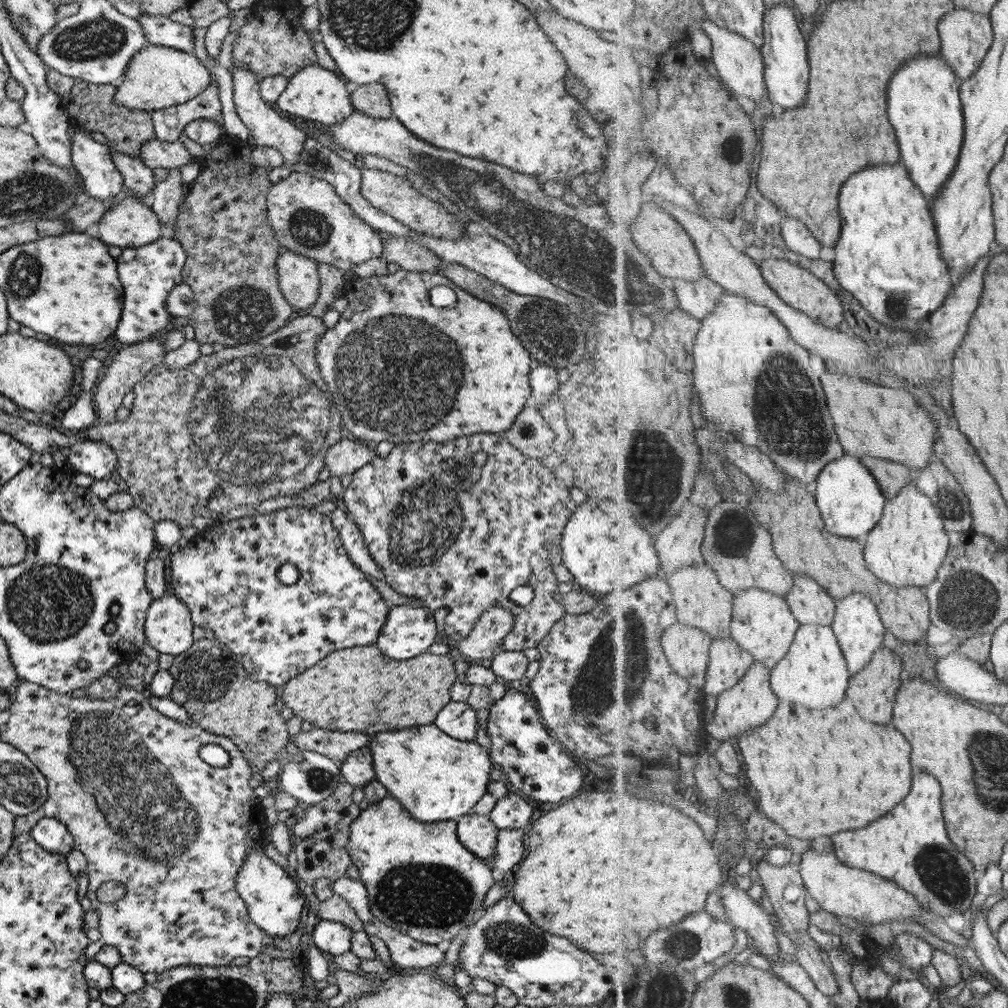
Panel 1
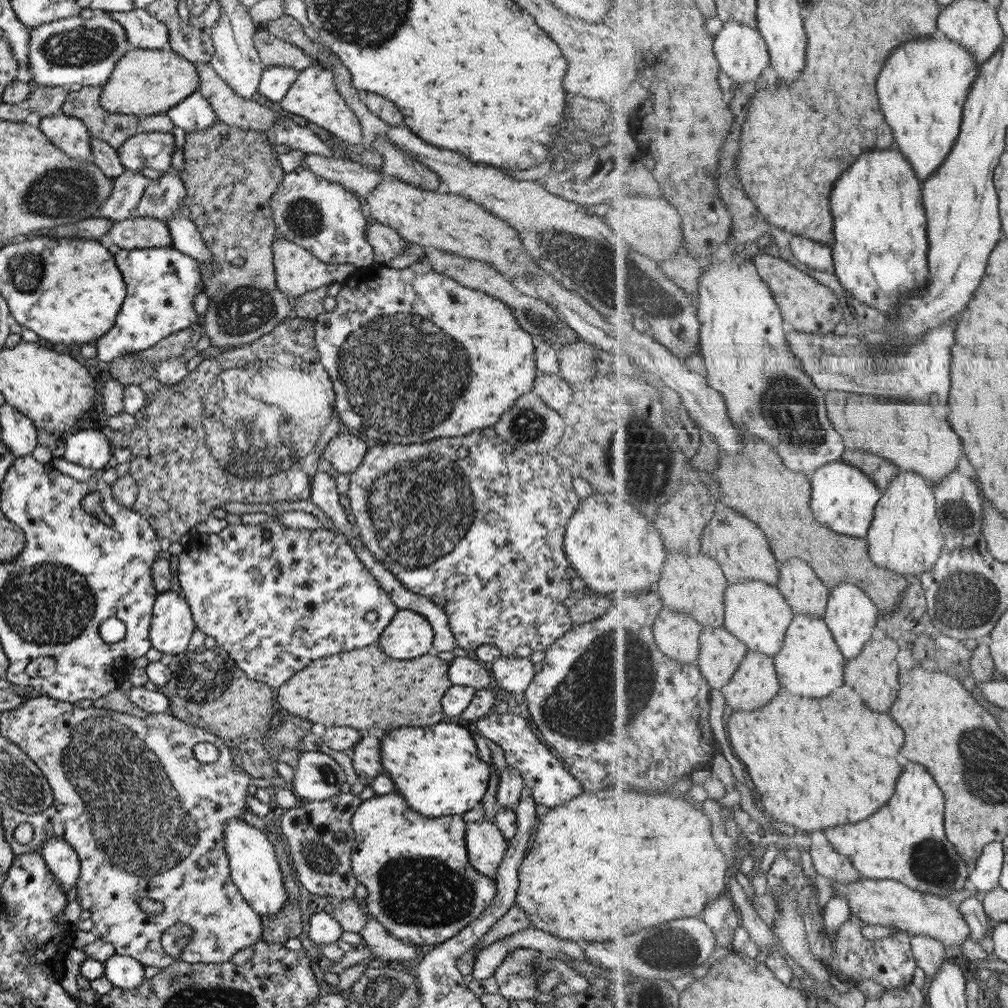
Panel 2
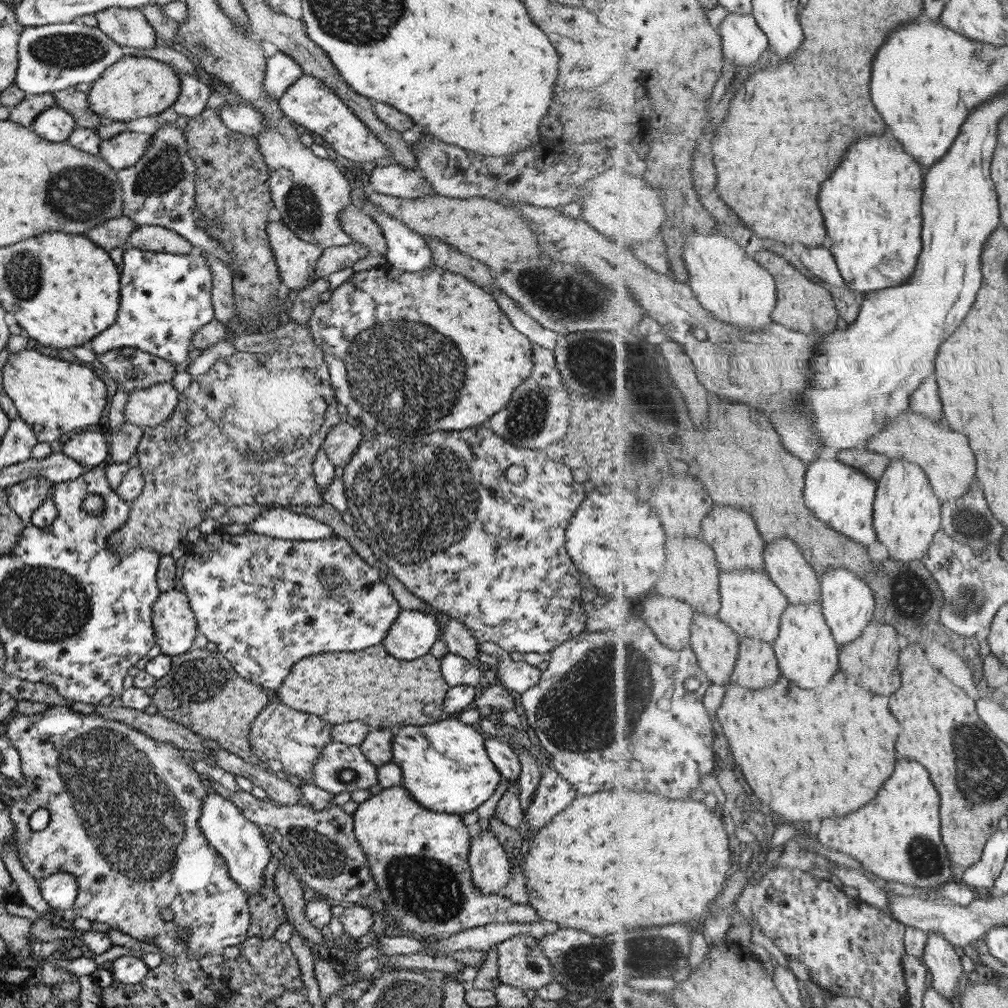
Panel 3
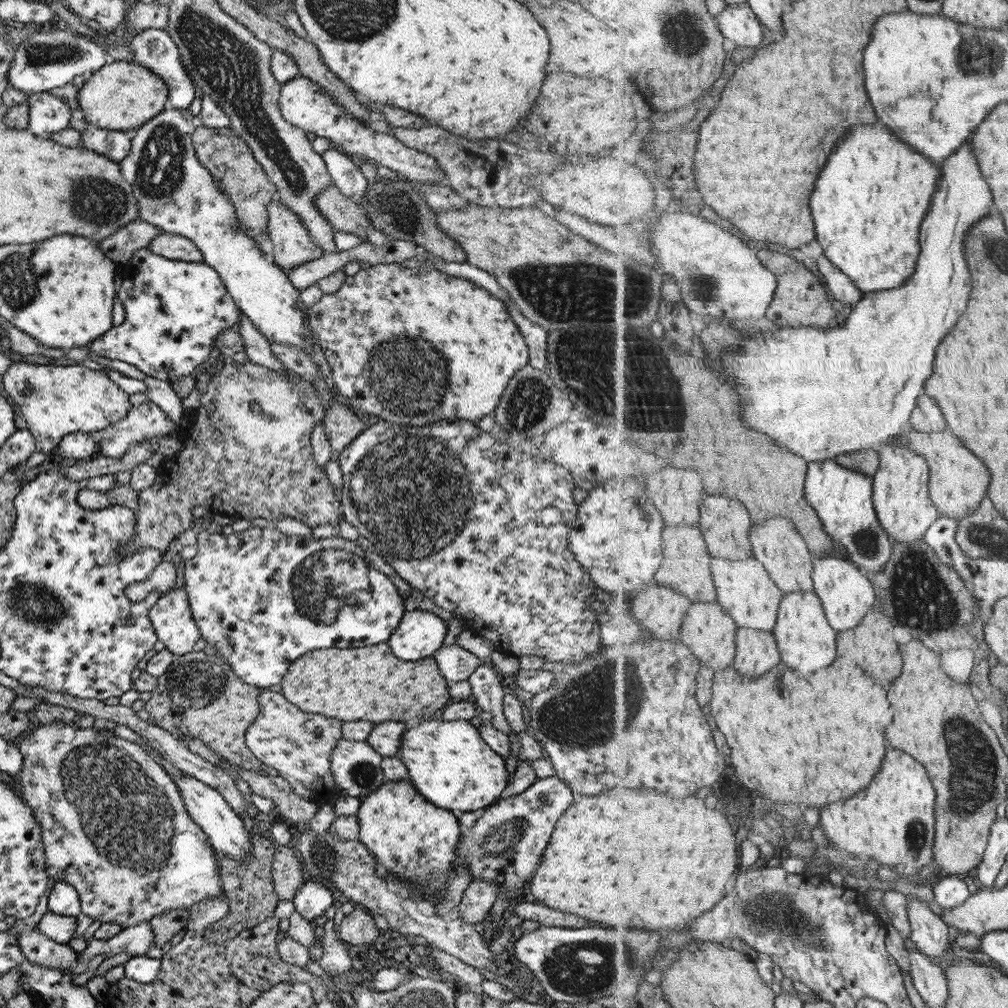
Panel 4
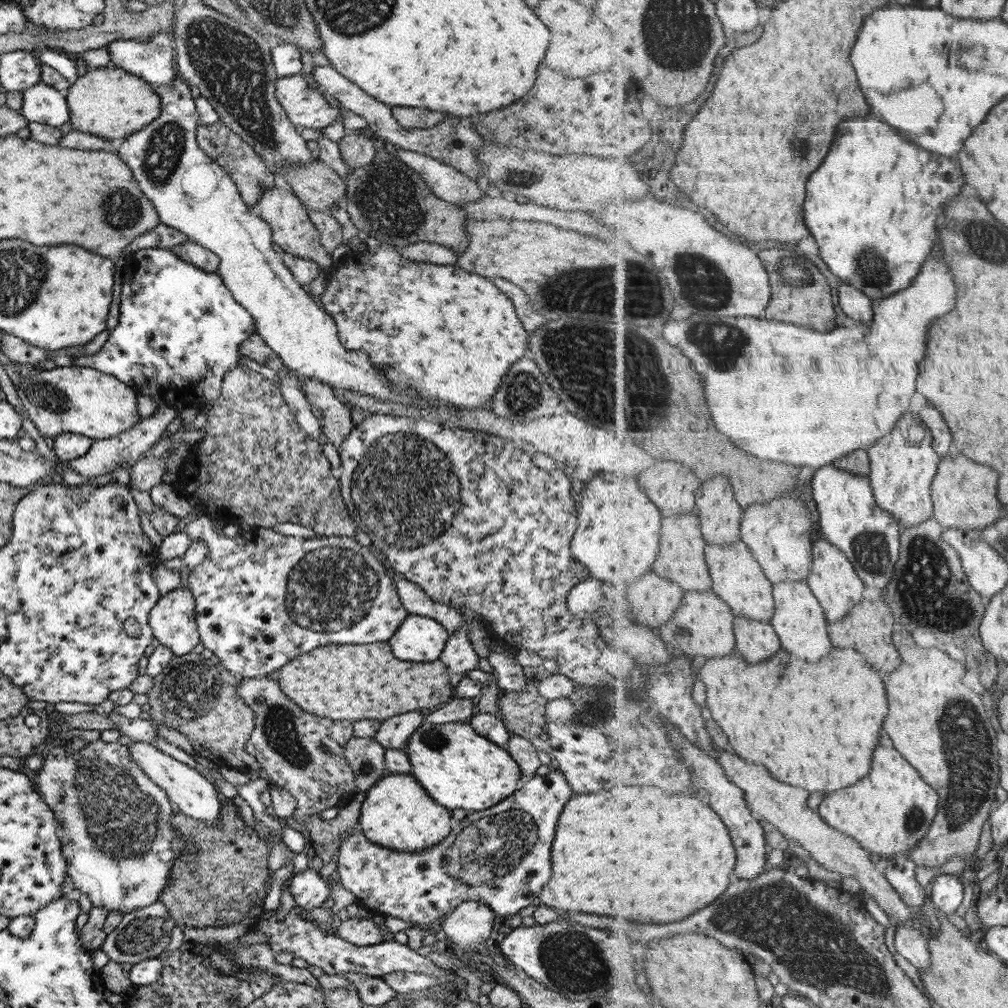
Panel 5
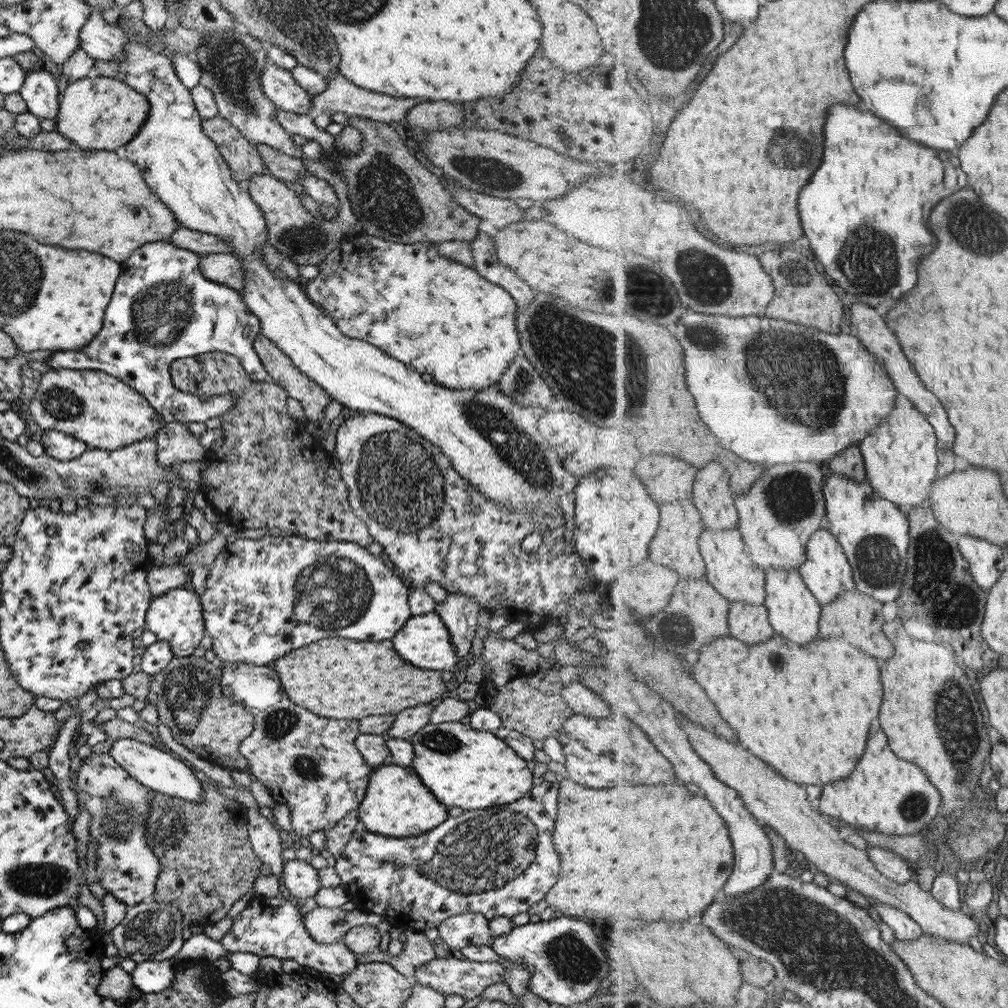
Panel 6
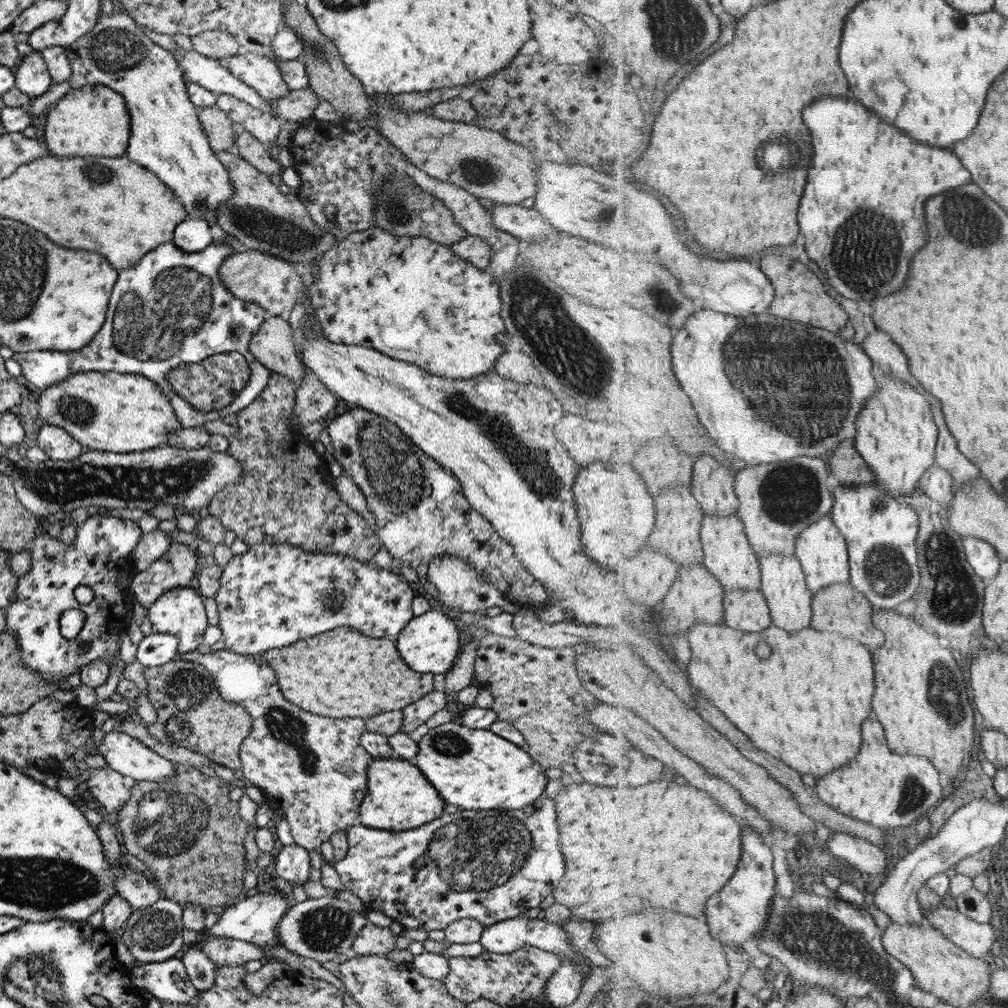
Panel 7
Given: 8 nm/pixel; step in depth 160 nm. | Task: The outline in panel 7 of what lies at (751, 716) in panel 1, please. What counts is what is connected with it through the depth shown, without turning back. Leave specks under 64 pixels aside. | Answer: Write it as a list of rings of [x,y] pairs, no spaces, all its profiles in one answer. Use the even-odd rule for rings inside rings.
[[[728,590],[724,598],[725,622],[729,627],[761,632],[772,622],[770,604],[766,595],[759,590]]]

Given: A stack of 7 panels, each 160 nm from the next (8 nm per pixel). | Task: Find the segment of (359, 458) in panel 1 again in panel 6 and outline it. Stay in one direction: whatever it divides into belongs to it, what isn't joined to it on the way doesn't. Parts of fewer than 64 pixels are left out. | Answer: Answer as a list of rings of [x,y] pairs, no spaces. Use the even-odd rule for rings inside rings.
[[[257,333],[252,343],[268,380],[281,387],[289,398],[301,404],[308,422],[320,422],[323,408],[331,400],[330,396],[307,376],[294,368],[289,358],[275,346],[263,333]]]

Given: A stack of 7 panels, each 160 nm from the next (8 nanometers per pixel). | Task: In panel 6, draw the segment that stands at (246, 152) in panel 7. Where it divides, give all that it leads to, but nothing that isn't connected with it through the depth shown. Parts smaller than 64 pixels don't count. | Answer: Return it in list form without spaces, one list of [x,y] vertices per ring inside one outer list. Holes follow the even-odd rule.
[[[257,144],[254,146],[264,162],[266,173],[275,177],[277,180],[289,184],[291,181],[300,182],[300,178],[310,175],[303,167],[300,159],[283,154],[281,151],[274,150],[269,146]]]

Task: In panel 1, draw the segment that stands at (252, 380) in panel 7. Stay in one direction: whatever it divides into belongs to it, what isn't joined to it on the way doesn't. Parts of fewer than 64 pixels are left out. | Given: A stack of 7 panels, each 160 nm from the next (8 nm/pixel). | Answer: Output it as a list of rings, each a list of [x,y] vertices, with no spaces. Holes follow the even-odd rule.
[[[159,237],[155,242],[143,246],[122,248],[117,258],[116,271],[123,287],[123,302],[119,322],[112,332],[117,344],[135,345],[147,341],[159,330],[163,330],[172,317],[166,309],[166,298],[182,282],[180,275],[186,254],[174,238]]]

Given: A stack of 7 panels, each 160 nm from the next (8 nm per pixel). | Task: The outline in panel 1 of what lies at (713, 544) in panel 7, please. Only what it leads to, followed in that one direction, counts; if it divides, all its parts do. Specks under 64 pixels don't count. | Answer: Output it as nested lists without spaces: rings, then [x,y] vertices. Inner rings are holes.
[[[757,587],[734,595],[733,614],[731,636],[748,650],[757,662],[771,669],[789,652],[802,625],[795,618],[785,597]]]

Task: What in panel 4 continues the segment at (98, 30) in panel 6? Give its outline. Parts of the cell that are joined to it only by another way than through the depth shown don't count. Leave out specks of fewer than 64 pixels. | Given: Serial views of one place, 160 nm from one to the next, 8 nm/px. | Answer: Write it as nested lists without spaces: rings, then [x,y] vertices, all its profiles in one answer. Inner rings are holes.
[[[145,29],[131,37],[127,43],[130,52],[132,52],[132,57],[129,61],[152,70],[152,73],[165,83],[167,100],[164,108],[187,109],[189,104],[191,104],[191,100],[195,97],[196,90],[191,79],[187,76],[186,70],[183,68],[177,47],[168,33],[161,29]]]

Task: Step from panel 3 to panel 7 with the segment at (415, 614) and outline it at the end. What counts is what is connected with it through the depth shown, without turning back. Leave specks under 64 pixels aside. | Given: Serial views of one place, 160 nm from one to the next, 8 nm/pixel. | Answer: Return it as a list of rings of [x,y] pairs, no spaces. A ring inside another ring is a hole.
[[[437,607],[414,616],[396,636],[395,646],[402,661],[416,673],[445,674],[461,651],[461,634],[457,620]]]

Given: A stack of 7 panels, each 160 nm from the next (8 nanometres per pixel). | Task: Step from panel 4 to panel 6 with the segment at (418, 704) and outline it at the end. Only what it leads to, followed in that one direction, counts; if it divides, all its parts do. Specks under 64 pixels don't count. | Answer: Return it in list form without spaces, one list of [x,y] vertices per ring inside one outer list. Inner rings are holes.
[[[327,637],[275,658],[271,667],[275,669],[282,689],[292,703],[323,718],[359,720],[373,714],[395,715],[404,708],[424,705],[440,698],[445,690],[441,672],[417,668],[405,662],[395,654],[391,644],[389,640],[353,642],[345,638]]]

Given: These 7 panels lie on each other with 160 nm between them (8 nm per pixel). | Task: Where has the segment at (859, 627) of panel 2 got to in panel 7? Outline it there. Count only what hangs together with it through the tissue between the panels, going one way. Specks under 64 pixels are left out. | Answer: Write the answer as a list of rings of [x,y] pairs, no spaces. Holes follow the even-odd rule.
[[[825,515],[821,520],[813,522],[798,536],[795,555],[800,560],[806,583],[812,591],[830,587],[835,582],[850,582],[850,553],[845,535],[834,523],[834,518]]]

